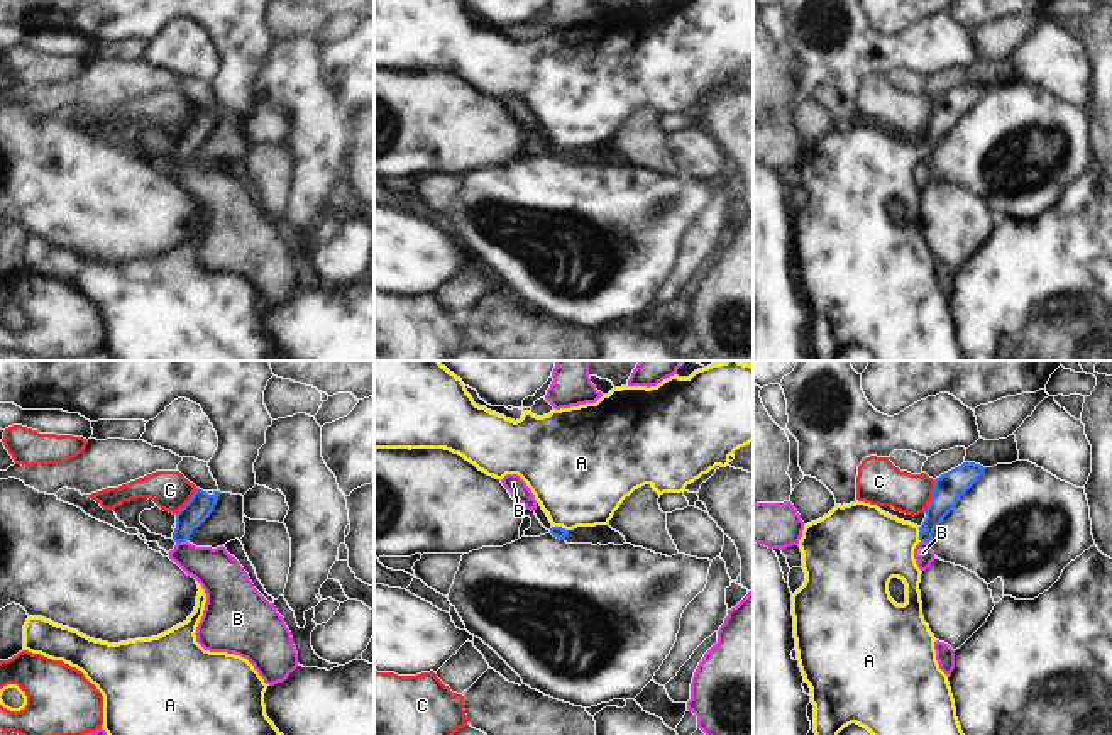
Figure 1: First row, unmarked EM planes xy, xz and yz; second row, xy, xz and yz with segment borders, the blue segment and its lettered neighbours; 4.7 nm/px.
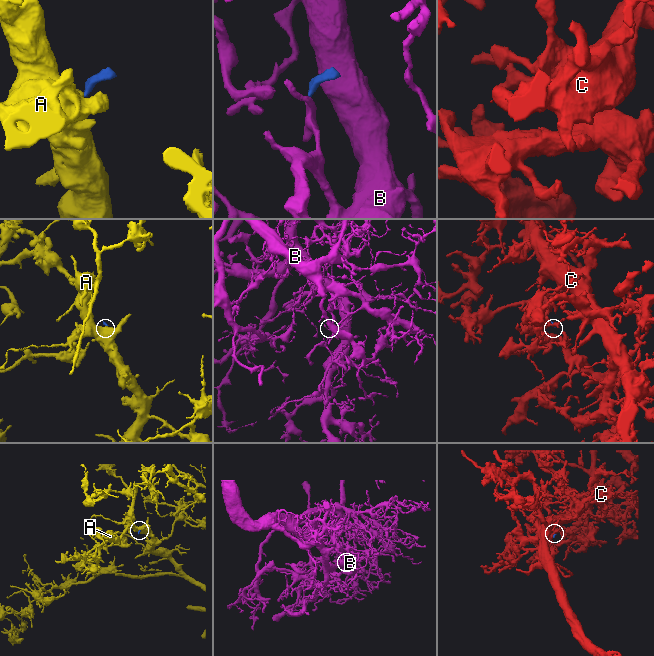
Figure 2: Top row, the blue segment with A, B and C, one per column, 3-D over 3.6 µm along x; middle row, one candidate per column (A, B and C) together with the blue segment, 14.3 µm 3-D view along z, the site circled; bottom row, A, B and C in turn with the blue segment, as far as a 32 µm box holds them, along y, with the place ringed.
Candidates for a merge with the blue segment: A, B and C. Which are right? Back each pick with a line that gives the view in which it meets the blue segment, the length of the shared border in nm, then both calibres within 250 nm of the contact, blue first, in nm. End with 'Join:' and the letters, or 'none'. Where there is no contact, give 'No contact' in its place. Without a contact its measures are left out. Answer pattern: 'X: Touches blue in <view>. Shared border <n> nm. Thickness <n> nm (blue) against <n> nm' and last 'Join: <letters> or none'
A: Touches blue in xz. Shared border 80 nm. Thickness 60 nm (blue) against 460 nm
Join: A

